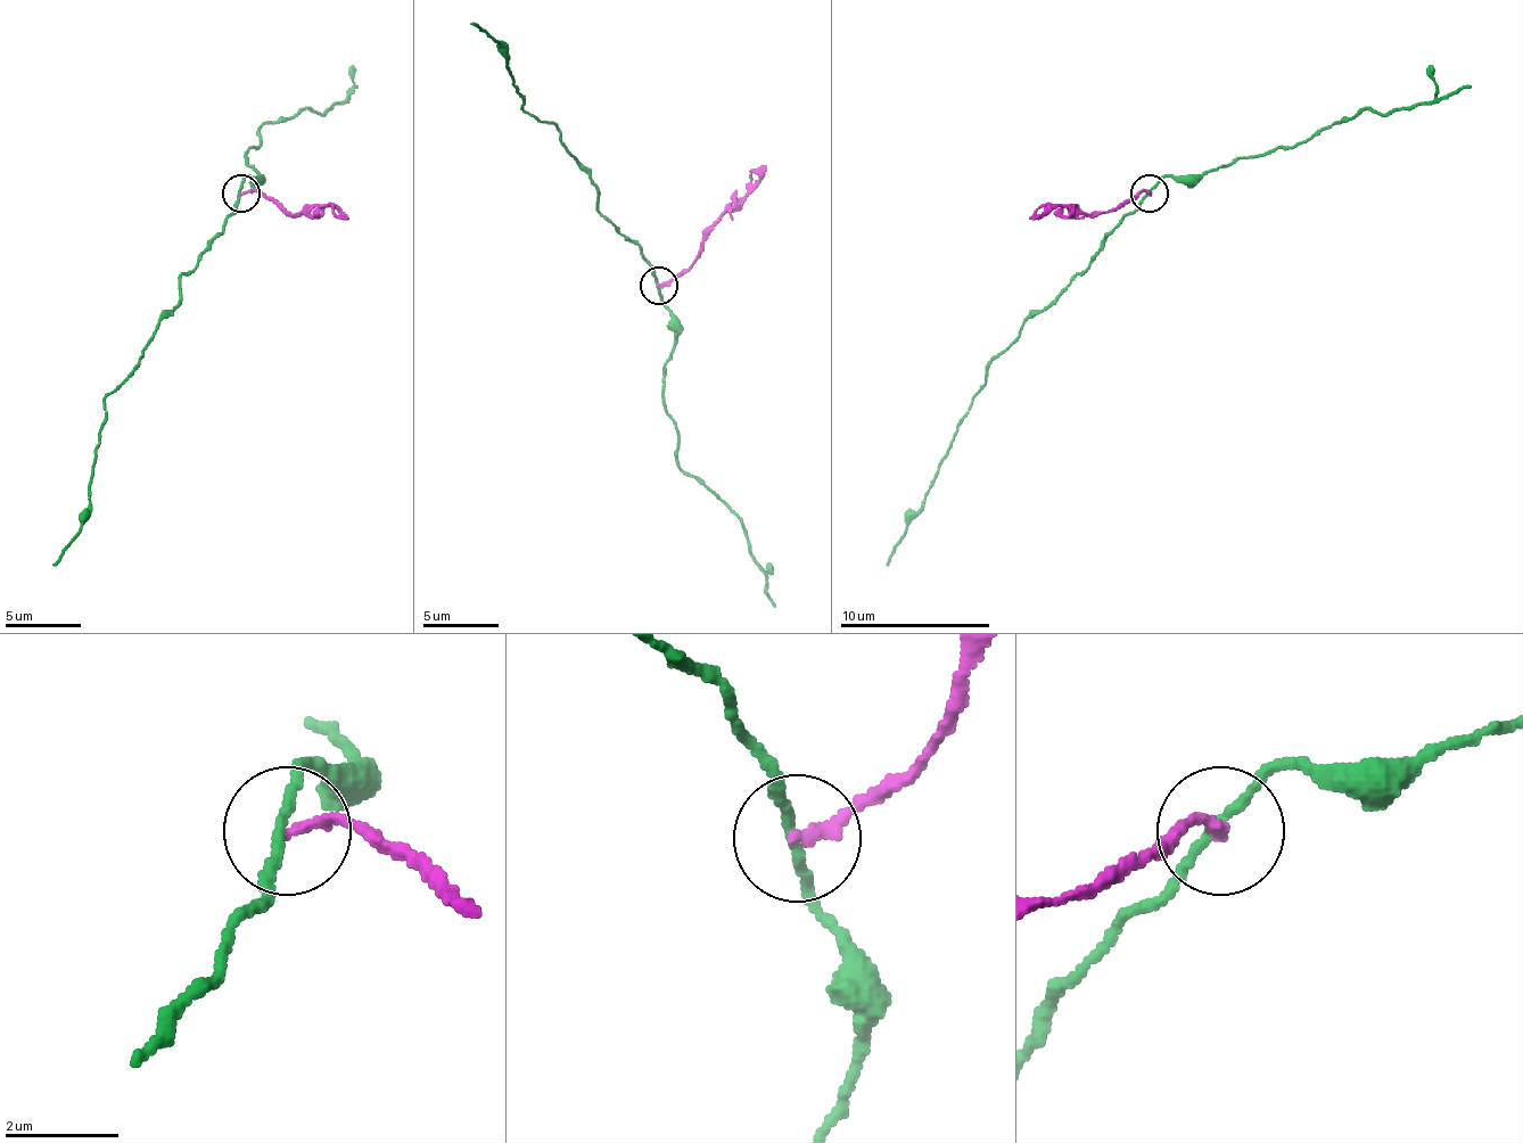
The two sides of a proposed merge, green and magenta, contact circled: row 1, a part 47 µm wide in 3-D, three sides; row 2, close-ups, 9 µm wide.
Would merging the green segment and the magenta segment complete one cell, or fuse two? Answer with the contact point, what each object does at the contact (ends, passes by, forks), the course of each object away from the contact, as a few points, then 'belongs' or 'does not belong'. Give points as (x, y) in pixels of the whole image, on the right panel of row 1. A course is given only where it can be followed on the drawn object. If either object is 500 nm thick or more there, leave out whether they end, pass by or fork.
at (1150, 194); green passes by; magenta ends there; green runs (1151, 192), (1113, 230), (1075, 279), (1037, 310), (996, 359), (920, 512), (887, 566); magenta runs (1151, 192), (1135, 192), (1113, 211), (1052, 207), (1030, 219); does not belong

